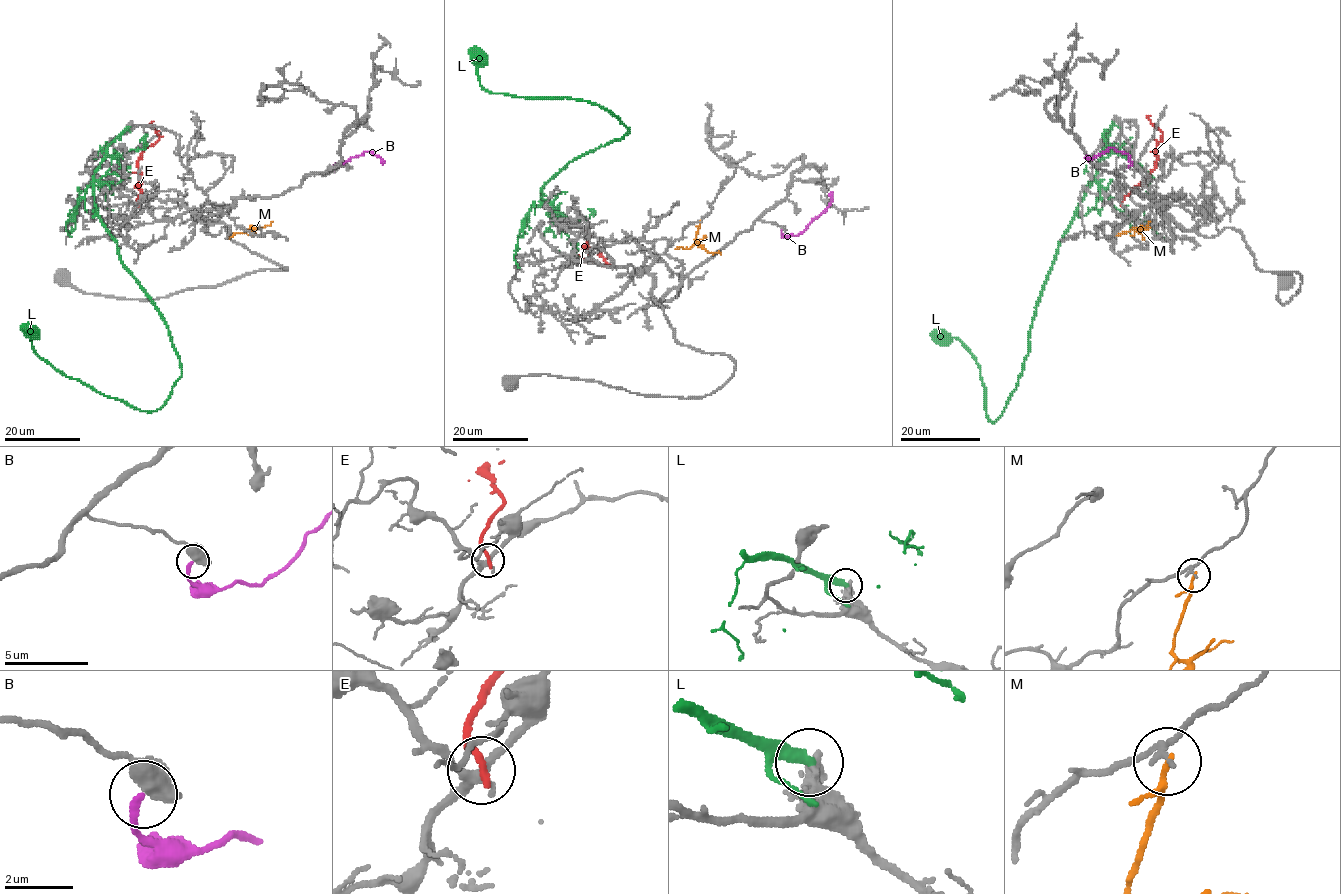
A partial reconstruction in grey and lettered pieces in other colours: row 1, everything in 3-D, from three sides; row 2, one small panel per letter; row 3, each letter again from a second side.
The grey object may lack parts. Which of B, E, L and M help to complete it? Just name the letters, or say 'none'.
B

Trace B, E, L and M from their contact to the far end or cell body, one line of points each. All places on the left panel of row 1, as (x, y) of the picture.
B: (334, 171), (334, 167), (342, 166), (367, 151), (384, 161)
E: (137, 205), (136, 198), (141, 191), (138, 156), (145, 147), (158, 138), (151, 126), (153, 121)
L: (130, 126), (96, 172), (94, 203), (182, 374), (158, 409), (142, 411), (66, 377), (27, 328)
M: (252, 235), (247, 229), (269, 225), (272, 221)

